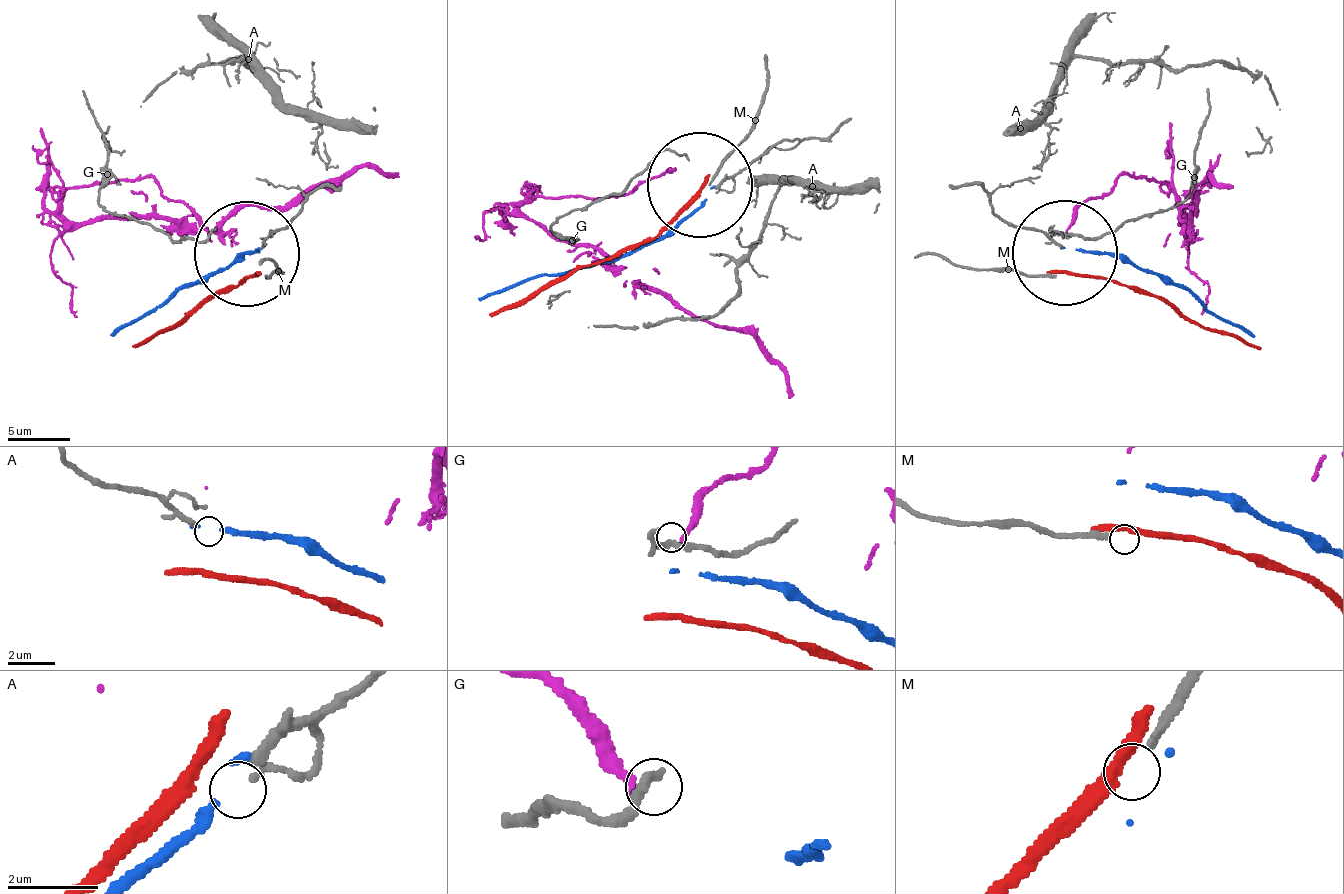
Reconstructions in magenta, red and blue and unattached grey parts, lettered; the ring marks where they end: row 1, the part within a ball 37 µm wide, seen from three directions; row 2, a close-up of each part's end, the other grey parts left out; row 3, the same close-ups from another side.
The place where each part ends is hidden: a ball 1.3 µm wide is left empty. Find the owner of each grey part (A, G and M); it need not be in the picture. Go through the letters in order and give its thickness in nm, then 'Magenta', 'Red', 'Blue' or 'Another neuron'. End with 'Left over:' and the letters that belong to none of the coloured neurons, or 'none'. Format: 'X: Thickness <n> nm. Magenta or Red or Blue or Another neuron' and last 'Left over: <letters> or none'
A: Thickness 240 nm. Another neuron
G: Thickness 200 nm. Magenta
M: Thickness 200 nm. Another neuron
Left over: A, M

